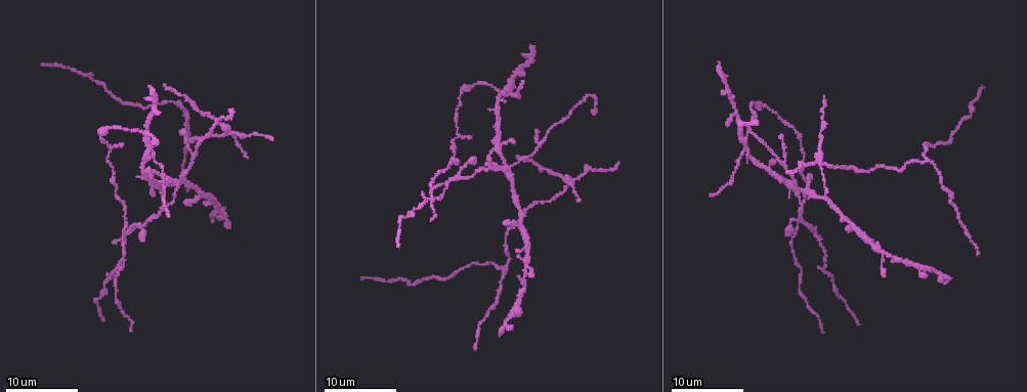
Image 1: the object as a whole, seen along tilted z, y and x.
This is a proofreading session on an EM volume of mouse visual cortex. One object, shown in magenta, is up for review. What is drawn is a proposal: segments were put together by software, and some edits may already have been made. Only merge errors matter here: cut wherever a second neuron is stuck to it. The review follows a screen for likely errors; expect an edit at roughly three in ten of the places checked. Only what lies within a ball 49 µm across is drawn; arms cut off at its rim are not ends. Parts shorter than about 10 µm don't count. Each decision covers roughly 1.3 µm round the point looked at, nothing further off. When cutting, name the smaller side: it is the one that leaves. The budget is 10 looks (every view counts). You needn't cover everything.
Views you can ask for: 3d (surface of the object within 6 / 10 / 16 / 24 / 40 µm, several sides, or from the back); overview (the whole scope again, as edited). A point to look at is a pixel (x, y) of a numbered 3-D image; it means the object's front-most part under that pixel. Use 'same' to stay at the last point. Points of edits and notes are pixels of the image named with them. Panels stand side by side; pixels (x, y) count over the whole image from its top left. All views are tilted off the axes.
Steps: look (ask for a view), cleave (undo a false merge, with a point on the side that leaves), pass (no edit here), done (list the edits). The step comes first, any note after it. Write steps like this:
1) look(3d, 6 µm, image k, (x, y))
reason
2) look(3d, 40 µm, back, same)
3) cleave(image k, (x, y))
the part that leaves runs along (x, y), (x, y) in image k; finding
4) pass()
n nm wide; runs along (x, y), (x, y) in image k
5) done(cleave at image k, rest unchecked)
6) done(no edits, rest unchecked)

look(3d, 10 µm, image 1, (153, 158))
four arms meet

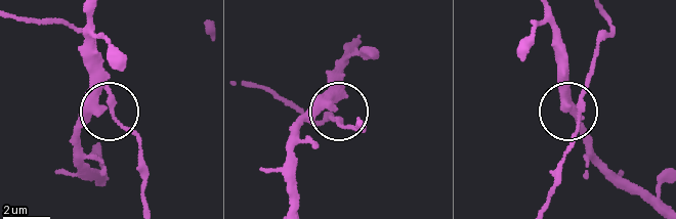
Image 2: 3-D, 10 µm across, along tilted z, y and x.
look(3d, 10 µm, back, image 2, (105, 107))

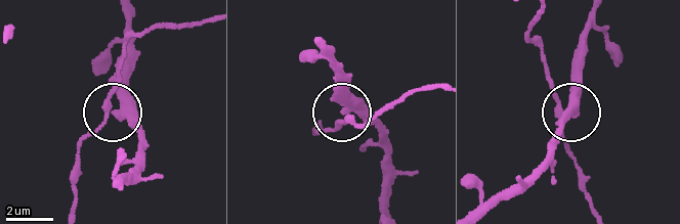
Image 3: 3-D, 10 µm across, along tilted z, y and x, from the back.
pass()
4 arms; runs along (383, 205), (380, 139), (373, 127), (343, 110), (334, 87) in image 3; one neuron here

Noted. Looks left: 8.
look(3d, 10 µm, image 1, (456, 164))
four or more arms meet

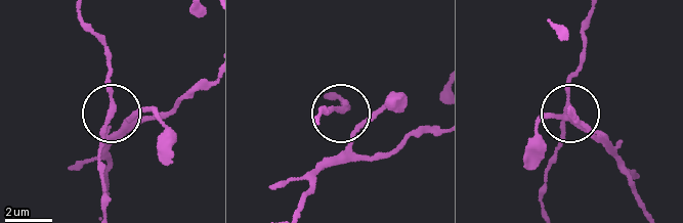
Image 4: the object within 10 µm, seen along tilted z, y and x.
look(3d, 10 µm, back, image 4, (339, 108))

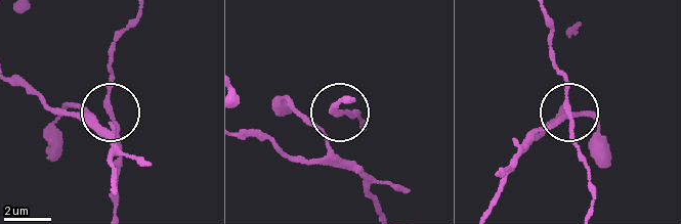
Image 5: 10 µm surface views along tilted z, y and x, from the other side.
pass()
side arm 20 µm; runs along (135, 17), (117, 41), (110, 74), (119, 165) in image 5; all the same neuron

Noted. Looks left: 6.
look(3d, 6 µm, image 1, (509, 173))
four-way junction

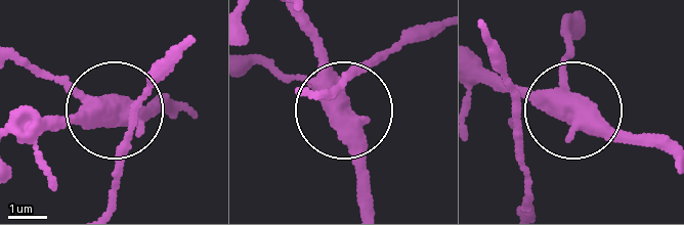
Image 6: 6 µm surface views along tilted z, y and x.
pass()
side arm 82 µm; runs along (562, 116), (590, 109), (624, 136), (670, 151) in image 6; one neuron here

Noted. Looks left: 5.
look(3d, 16 µm, image 1, (821, 161))
four or more arms meet

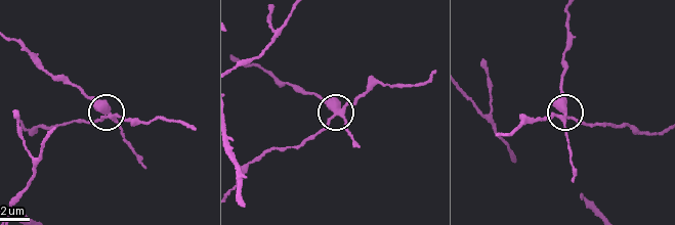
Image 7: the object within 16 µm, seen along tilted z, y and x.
cleave(image 7, (101, 100))
the part that leaves runs along (112, 118), (72, 85), (49, 76), (8, 40) in image 7; a second neuron is stuck on

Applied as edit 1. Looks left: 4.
look(3d, 6 µm, image 1, (503, 272))
a fork

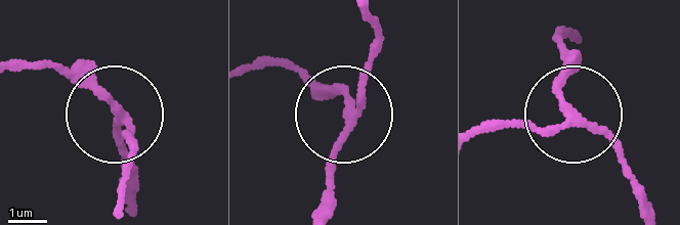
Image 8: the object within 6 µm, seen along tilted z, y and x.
pass()
continuous, no second neuron

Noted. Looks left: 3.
done(cleave at image 7, rest unchecked)

